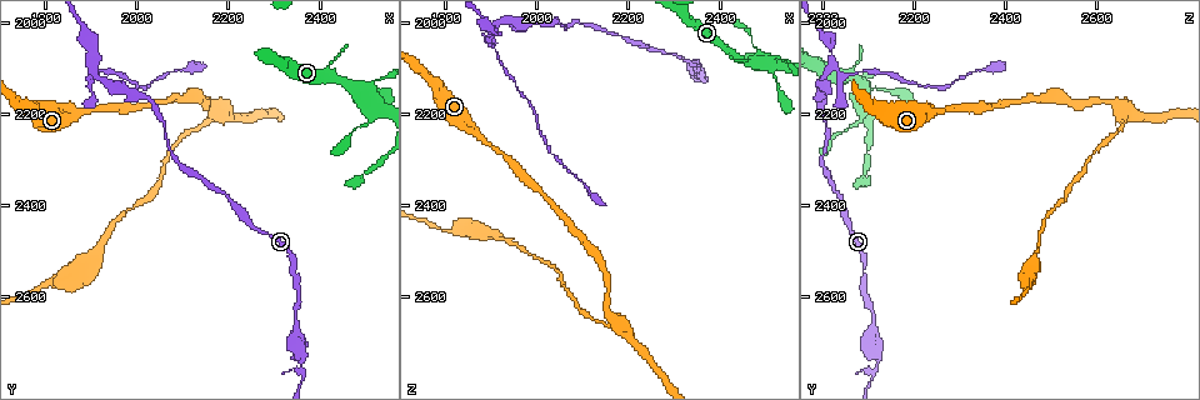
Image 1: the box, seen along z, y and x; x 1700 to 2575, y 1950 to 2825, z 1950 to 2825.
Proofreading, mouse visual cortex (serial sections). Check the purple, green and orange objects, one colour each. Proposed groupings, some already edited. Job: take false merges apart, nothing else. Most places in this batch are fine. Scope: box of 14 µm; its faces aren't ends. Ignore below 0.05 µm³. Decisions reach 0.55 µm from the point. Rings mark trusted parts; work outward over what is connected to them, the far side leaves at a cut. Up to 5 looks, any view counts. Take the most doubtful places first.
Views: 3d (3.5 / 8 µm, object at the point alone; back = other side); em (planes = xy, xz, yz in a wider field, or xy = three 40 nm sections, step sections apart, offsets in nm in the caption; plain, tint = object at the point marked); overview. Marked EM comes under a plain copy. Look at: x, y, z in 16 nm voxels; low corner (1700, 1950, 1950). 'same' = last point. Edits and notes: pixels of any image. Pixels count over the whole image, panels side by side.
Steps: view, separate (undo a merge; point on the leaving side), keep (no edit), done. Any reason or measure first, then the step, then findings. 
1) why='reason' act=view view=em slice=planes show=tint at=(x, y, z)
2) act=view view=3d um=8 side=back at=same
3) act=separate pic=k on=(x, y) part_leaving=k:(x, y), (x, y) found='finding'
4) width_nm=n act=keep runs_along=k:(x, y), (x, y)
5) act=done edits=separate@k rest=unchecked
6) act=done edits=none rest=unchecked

why='three arms meet' act=view view=3d um=3.5 at=(2170, 2185, 2650)

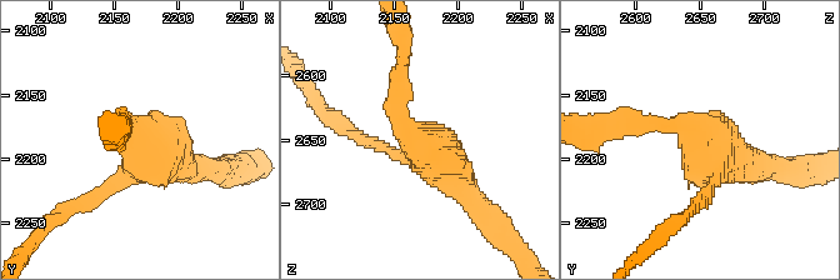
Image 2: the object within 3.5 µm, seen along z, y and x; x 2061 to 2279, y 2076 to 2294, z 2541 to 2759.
act=keep runs_along=2:(640, 125), (701, 140), (701, 201) found='continuous, no second cell'

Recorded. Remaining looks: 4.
why='thick turns thin' act=view view=3d um=8 side=back at=(2505, 2150, 2085)

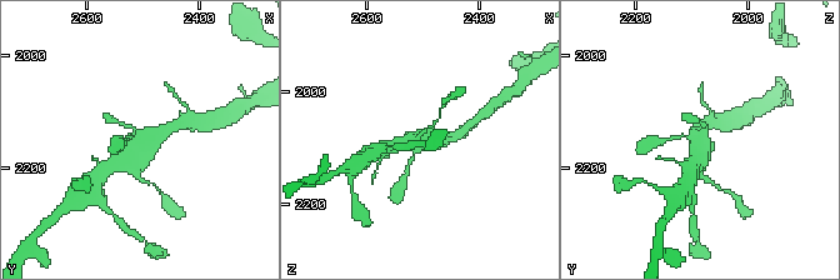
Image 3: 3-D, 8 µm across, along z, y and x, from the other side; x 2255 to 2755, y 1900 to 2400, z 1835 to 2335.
act=view view=em slice=xy step=1 show=tint at=(2505, 2140, 2090)

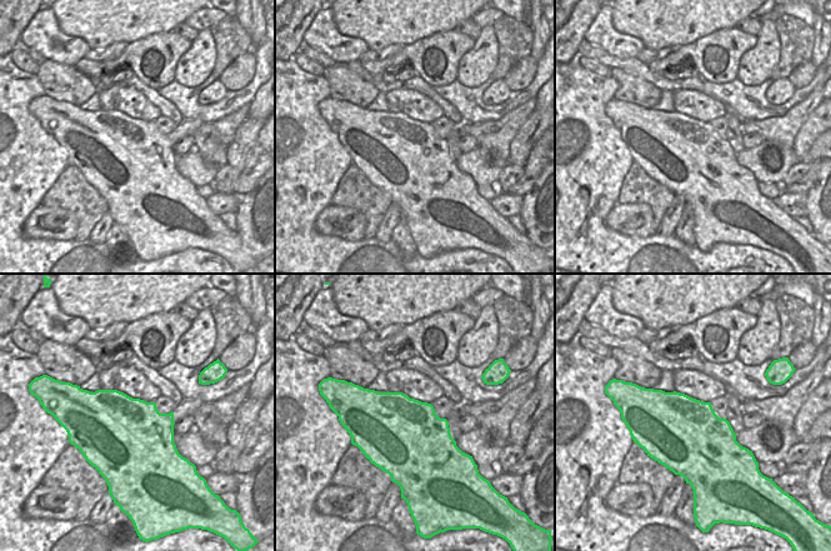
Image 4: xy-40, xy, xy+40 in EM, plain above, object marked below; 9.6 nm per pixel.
act=keep runs_along=3:(176, 124), (154, 134), (118, 164) found='one cell here'

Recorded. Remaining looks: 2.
act=done edits=none rest=unchecked

